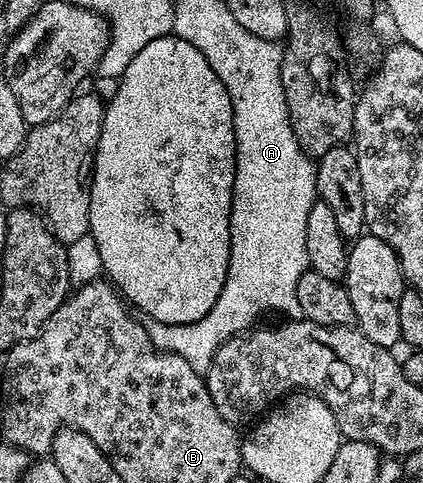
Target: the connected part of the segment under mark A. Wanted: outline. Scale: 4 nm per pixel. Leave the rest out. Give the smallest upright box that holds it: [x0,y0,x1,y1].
[146,20,318,372]

